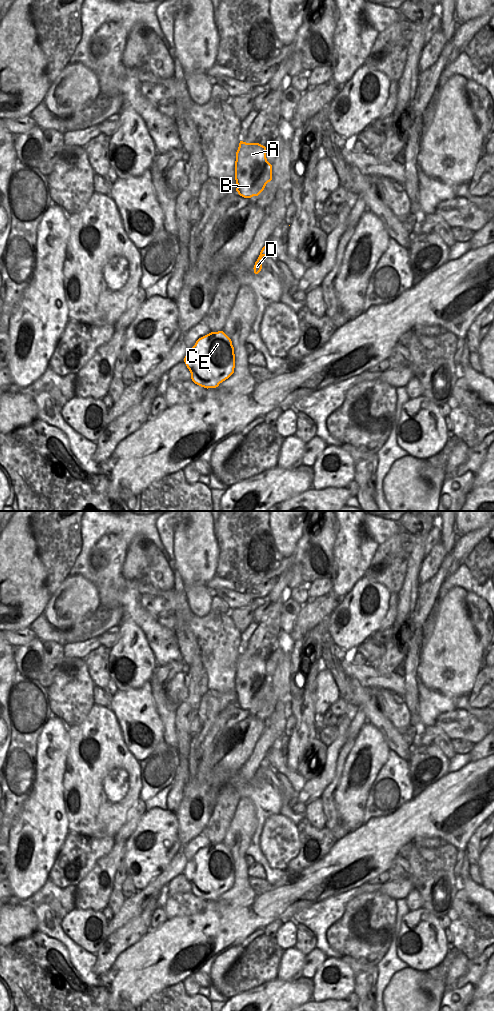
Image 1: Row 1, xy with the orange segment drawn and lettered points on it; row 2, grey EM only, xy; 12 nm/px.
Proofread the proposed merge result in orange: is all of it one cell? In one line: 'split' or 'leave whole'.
split

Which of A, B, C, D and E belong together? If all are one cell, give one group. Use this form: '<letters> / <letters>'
A B D / C E

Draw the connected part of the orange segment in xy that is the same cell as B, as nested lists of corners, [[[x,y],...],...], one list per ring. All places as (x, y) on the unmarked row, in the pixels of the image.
[[[240,653],[235,673],[236,703],[244,710],[258,708],[272,692],[272,677],[266,670],[266,659]]]

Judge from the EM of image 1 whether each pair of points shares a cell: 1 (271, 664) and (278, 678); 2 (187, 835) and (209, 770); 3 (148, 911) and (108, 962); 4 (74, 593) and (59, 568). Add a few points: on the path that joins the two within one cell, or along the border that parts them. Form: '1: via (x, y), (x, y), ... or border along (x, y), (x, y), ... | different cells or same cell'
1: border along (285, 654), (272, 677) | different cells
2: via (189, 819), (190, 807), (205, 786) | same cell
3: via (138, 924), (113, 949) | same cell
4: border along (68, 576), (51, 594) | different cells

